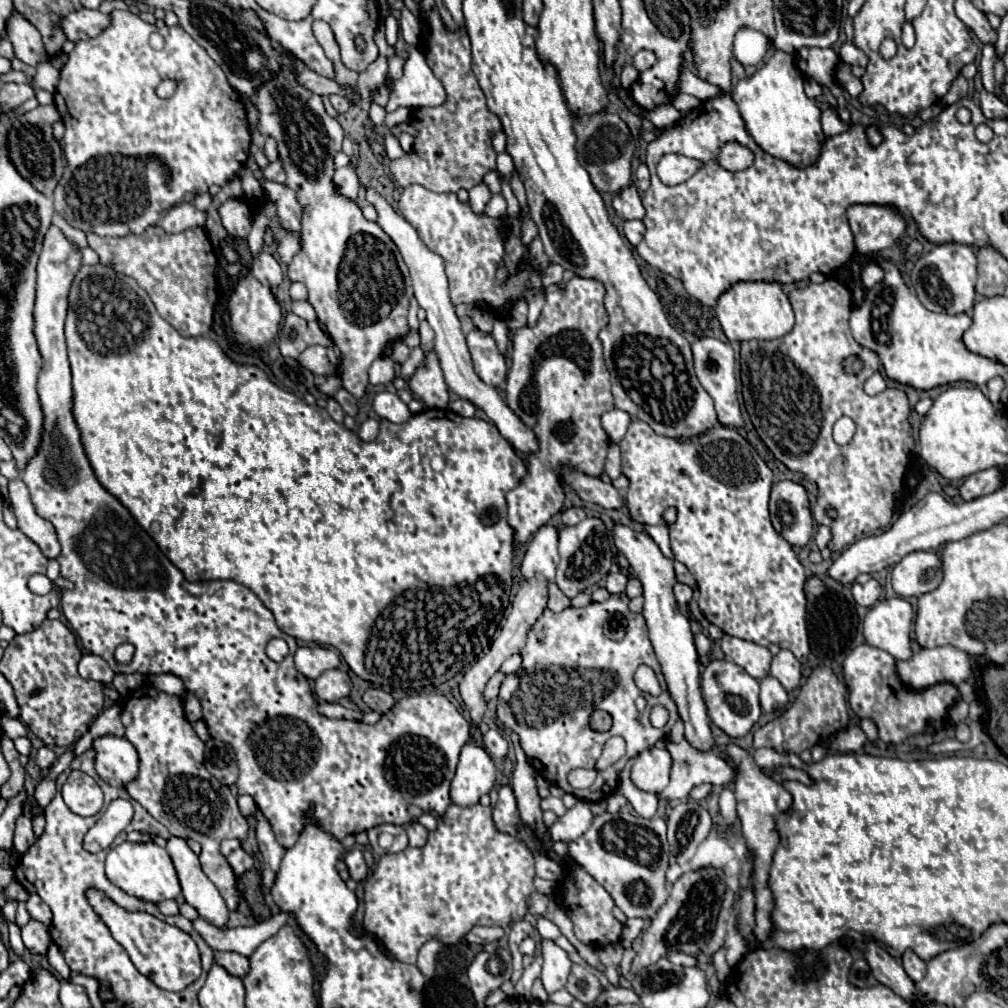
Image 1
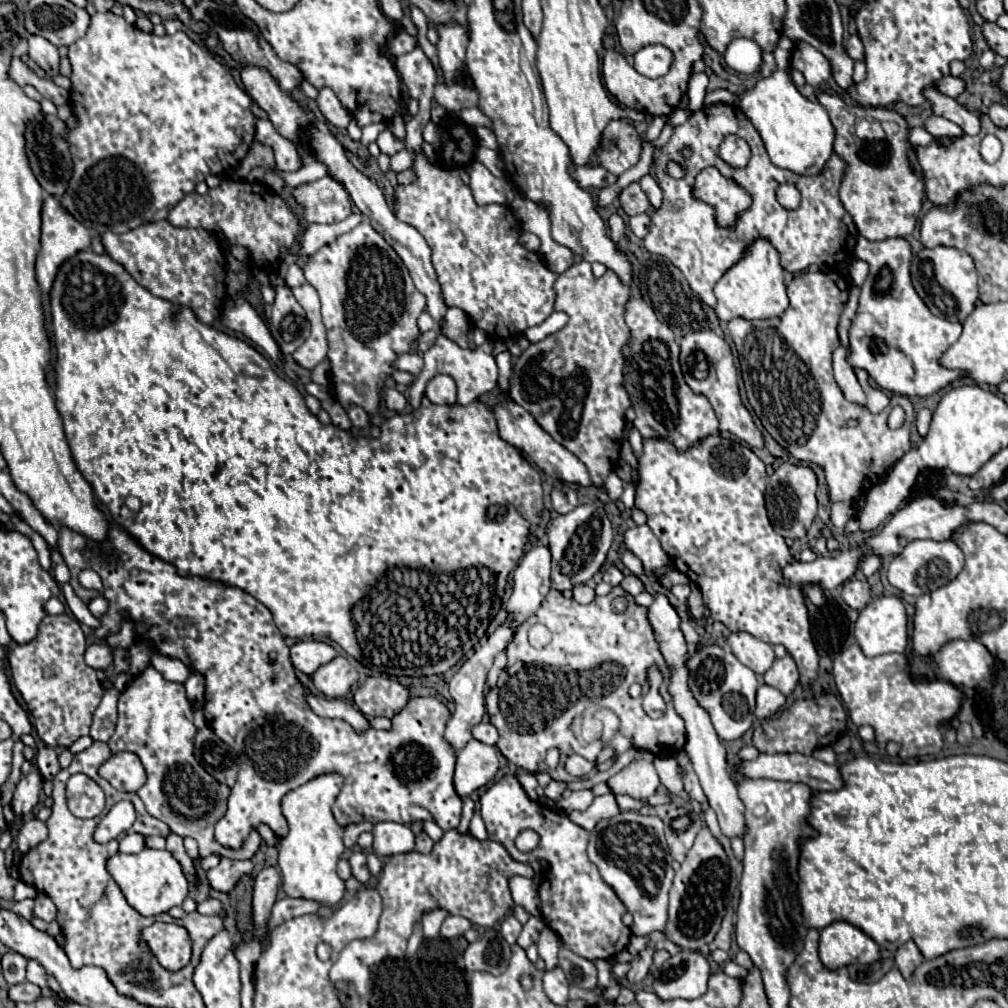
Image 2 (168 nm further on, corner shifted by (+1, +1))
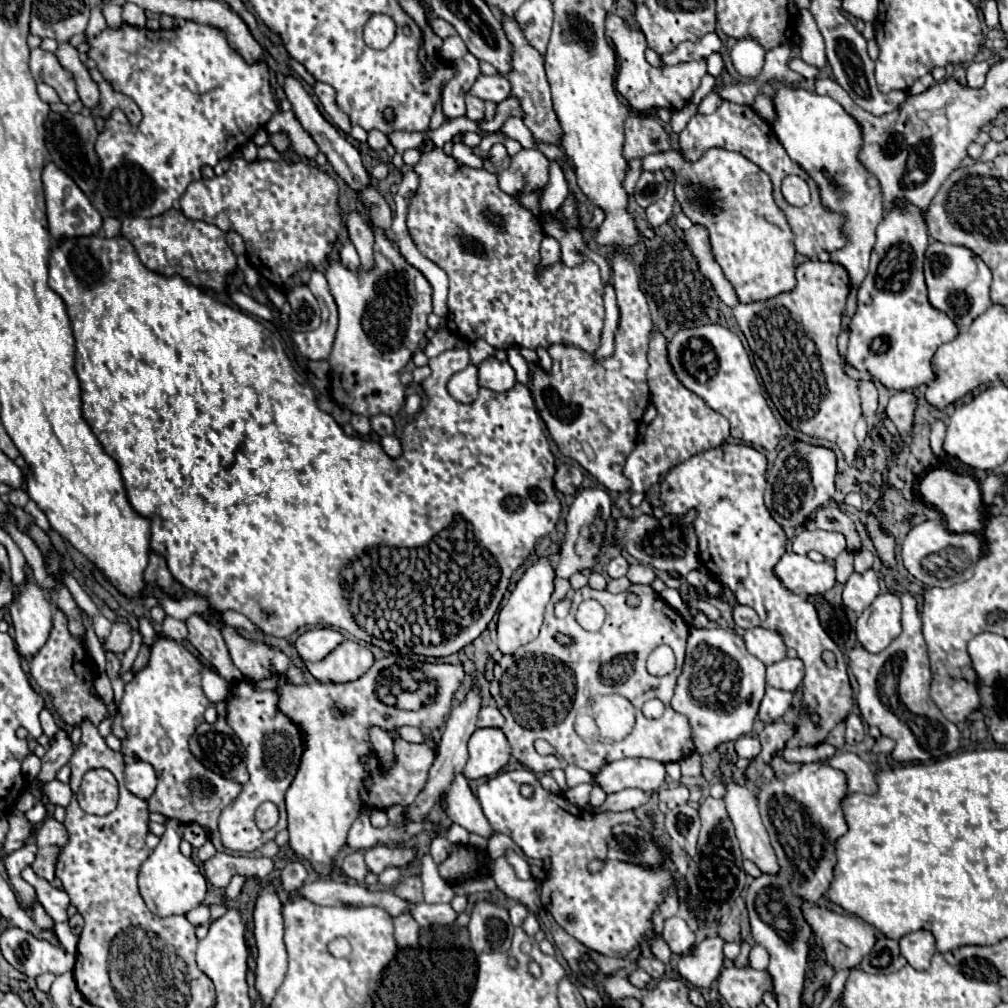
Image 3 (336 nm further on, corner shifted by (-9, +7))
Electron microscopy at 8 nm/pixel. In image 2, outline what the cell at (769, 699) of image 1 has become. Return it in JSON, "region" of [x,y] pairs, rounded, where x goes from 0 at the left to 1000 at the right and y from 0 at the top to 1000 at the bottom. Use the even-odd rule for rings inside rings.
{"region":[[[754,680],[752,688],[750,688],[750,705],[748,705],[748,709],[752,713],[762,713],[762,711],[770,709],[778,701],[778,697],[780,697],[780,691],[772,684],[768,684],[764,680]]]}

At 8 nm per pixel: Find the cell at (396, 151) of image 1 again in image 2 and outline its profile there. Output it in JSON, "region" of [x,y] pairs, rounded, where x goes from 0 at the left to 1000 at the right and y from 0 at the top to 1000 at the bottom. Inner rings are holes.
{"region":[[[401,148],[401,150],[397,150],[397,152],[393,152],[393,154],[389,154],[389,162],[387,162],[387,166],[389,166],[389,170],[401,170],[401,168],[405,168],[407,164],[409,164],[409,160],[411,160],[411,154],[405,150],[405,148]]]}

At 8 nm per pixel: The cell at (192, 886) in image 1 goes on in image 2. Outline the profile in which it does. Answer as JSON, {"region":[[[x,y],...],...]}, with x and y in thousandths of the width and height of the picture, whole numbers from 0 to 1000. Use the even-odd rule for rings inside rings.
{"region":[[[169,826],[169,828],[165,830],[165,844],[169,844],[169,846],[175,850],[175,854],[181,858],[181,862],[183,862],[183,866],[185,866],[187,870],[192,868],[192,856],[190,856],[190,852],[185,848],[179,828]]]}

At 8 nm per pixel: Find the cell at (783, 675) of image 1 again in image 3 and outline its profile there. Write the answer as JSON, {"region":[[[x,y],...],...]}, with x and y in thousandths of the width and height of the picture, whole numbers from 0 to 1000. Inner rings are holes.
{"region":[[[776,654],[760,662],[760,678],[770,684],[790,686],[798,674],[798,658],[794,654]]]}

